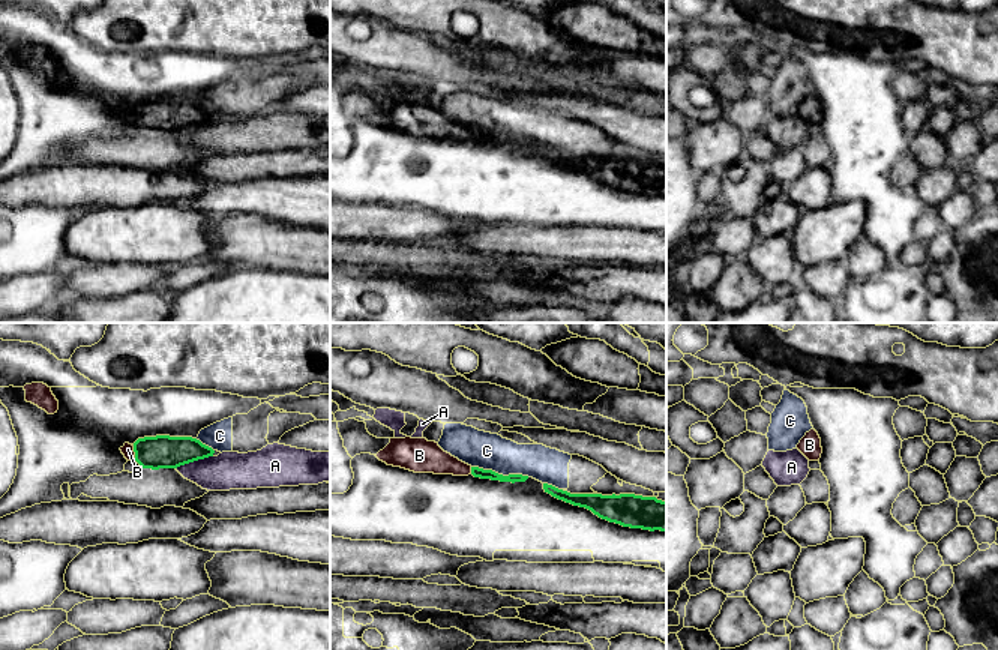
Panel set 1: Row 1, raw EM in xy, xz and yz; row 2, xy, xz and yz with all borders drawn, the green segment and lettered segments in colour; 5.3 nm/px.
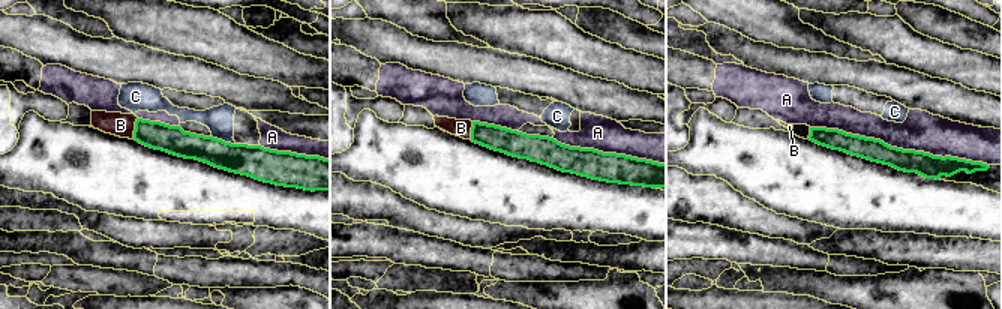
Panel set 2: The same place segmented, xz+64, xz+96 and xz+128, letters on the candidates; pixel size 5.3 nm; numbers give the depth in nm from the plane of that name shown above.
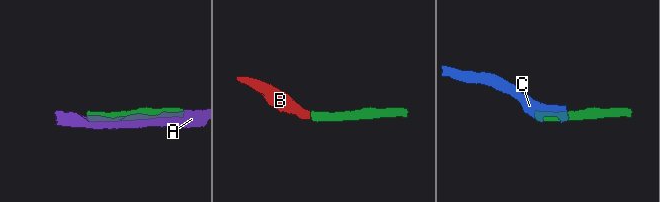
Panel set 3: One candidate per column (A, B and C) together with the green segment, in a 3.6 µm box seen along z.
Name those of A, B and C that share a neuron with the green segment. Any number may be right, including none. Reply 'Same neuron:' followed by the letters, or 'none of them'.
Same neuron: B

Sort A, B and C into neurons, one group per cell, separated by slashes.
A / B / C

